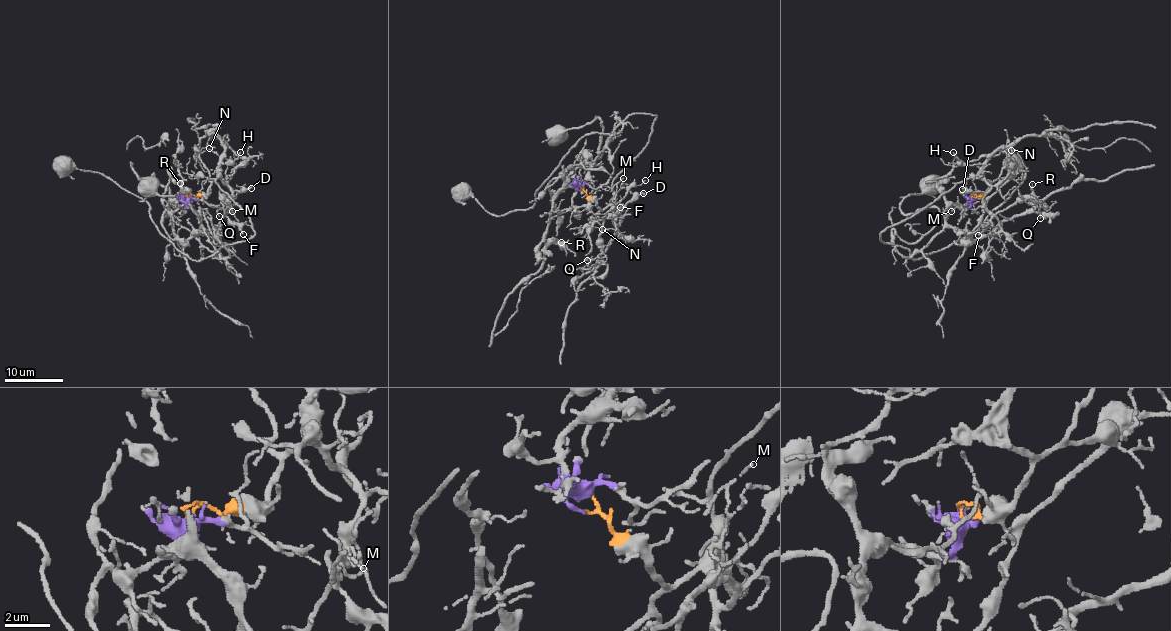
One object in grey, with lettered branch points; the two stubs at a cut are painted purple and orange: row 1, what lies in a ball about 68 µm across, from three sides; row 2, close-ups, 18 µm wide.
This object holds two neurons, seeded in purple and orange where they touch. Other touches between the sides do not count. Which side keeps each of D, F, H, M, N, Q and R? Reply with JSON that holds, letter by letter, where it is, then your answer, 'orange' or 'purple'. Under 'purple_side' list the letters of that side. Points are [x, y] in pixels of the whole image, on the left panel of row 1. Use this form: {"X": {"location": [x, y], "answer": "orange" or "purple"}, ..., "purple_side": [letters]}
{"D": {"location": [251, 188], "answer": "orange"}, "F": {"location": [243, 234], "answer": "orange"}, "H": {"location": [240, 152], "answer": "orange"}, "M": {"location": [232, 211], "answer": "orange"}, "N": {"location": [209, 148], "answer": "orange"}, "Q": {"location": [219, 216], "answer": "orange"}, "R": {"location": [180, 183], "answer": "purple"}, "purple_side": ["R"]}

